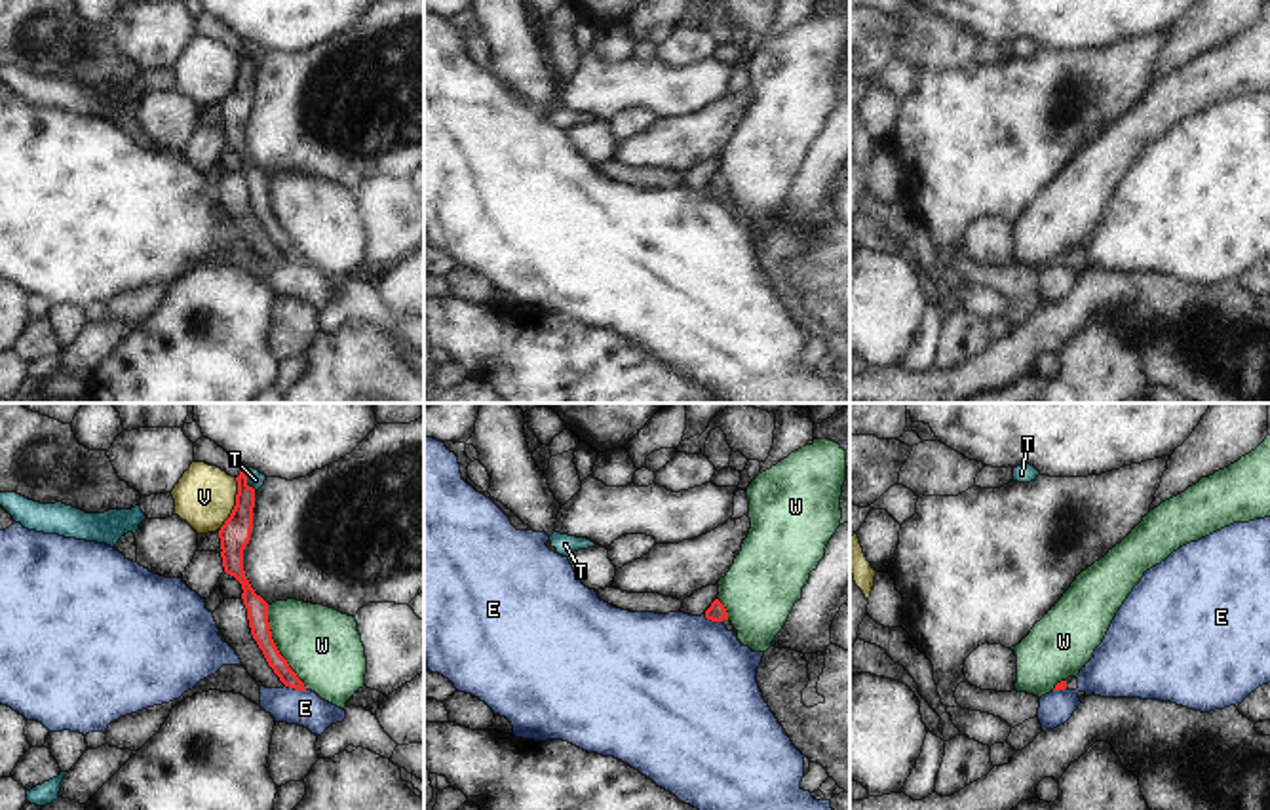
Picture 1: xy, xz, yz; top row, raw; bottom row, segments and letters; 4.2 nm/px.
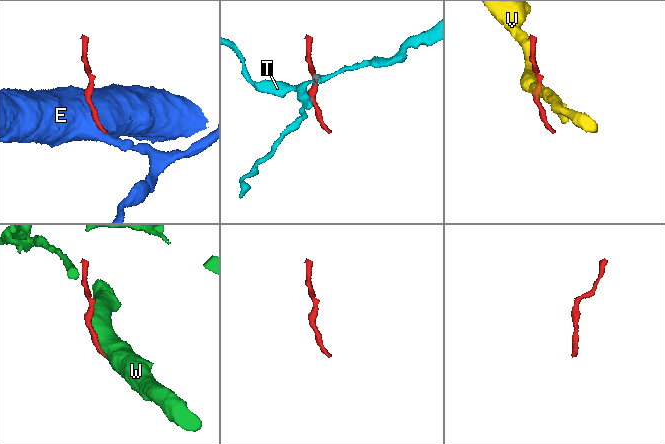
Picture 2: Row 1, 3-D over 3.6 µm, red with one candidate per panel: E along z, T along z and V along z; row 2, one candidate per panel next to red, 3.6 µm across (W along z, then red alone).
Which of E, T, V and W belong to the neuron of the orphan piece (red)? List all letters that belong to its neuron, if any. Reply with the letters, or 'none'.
none

